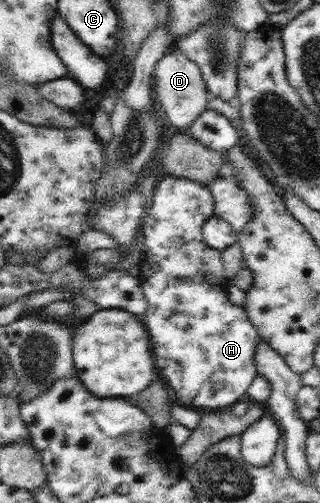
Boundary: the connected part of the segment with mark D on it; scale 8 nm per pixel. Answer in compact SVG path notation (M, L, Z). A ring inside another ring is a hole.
M172 45L170 53L164 54L157 62L152 78L154 98L161 104L161 110L165 112L169 122L180 130L189 130L195 119L208 108L210 99L197 63L179 51L176 45Z

